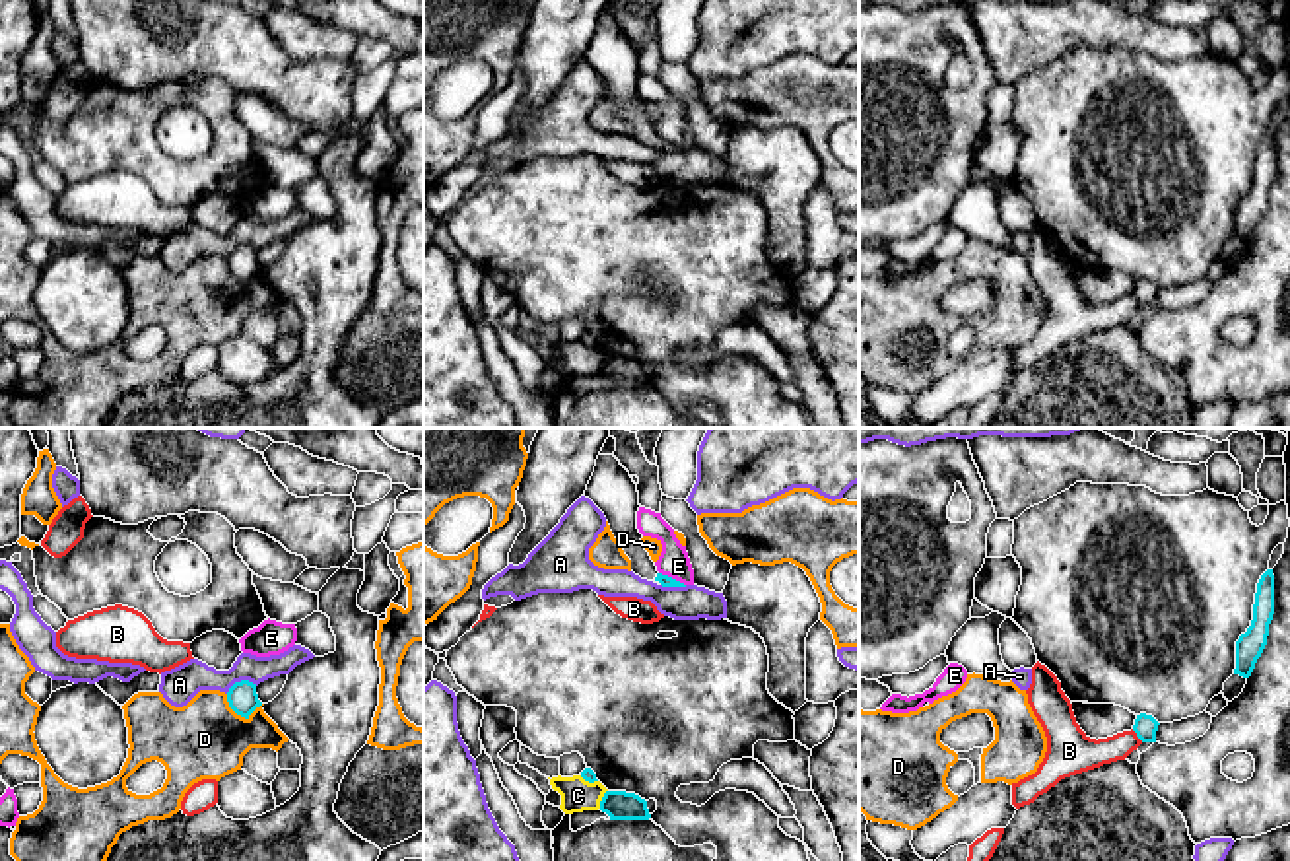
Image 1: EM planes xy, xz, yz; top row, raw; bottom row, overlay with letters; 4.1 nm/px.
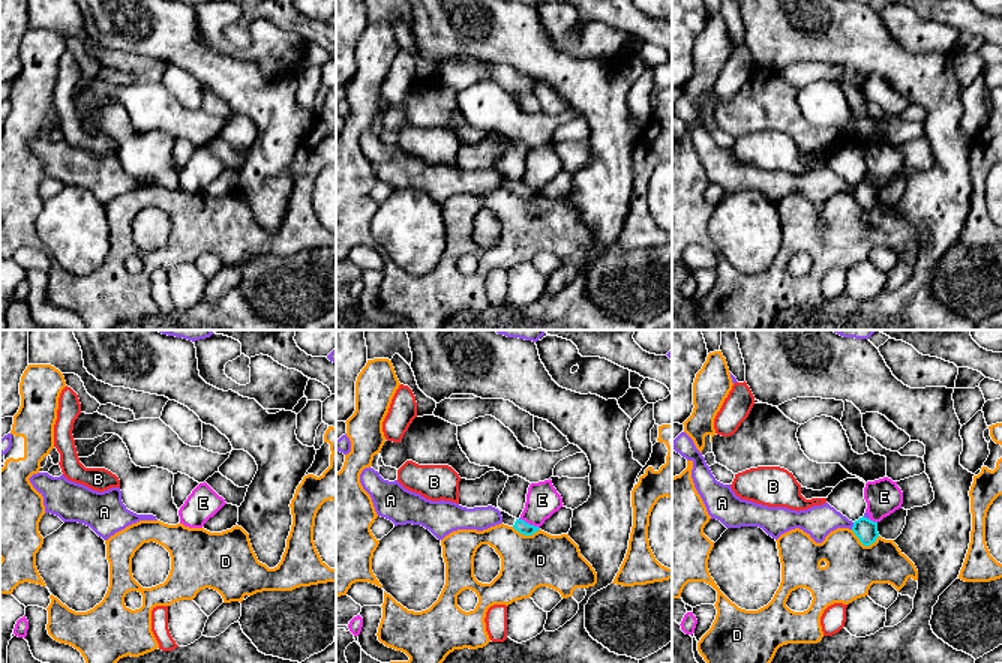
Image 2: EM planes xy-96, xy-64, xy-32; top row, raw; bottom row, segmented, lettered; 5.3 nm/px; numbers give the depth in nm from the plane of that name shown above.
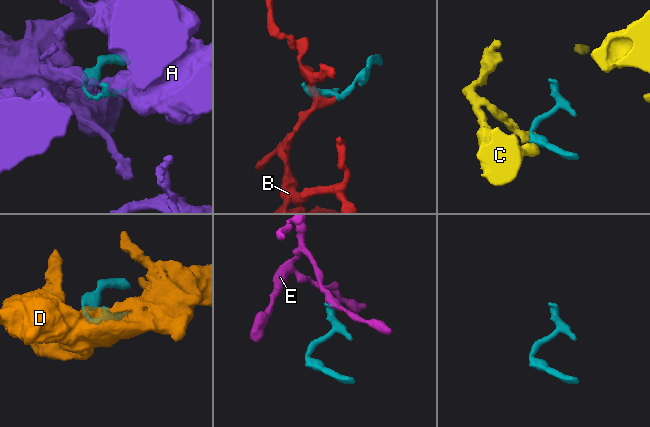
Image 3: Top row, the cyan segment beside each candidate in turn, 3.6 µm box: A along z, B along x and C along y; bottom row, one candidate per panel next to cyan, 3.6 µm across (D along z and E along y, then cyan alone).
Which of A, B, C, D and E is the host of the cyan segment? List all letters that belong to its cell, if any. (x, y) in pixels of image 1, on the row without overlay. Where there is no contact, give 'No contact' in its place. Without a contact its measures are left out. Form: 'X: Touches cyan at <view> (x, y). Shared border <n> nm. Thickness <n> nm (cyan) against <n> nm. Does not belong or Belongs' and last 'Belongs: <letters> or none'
A: Touches cyan at xy (241, 245). Shared border 140 nm. Thickness 120 nm (cyan) against 150 nm. Does not belong
B: Touches cyan at yz (1137, 300). Shared border 80 nm. Thickness 100 nm (cyan) against 150 nm. Does not belong
C: Touches cyan at xz (603, 364). Shared border 90 nm. Thickness 120 nm (cyan) against 140 nm. Does not belong
D: Touches cyan at xy (241, 280). Shared border 170 nm. Thickness 120 nm (cyan) against 320 nm. Does not belong
E: Touches cyan at xz (671, 142). Shared border 130 nm. Thickness 50 nm (cyan) against 120 nm. Does not belong
Belongs: none

